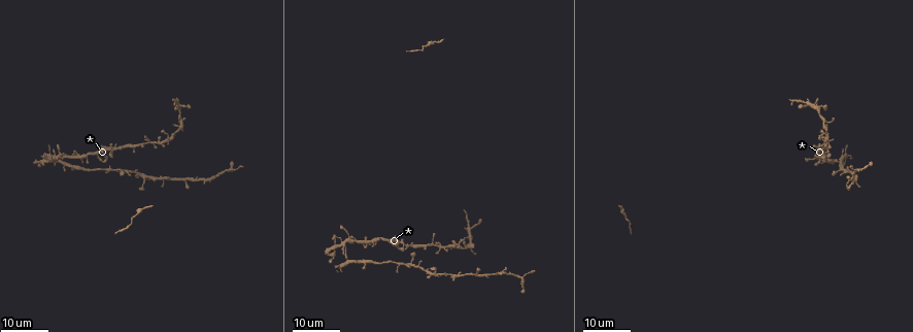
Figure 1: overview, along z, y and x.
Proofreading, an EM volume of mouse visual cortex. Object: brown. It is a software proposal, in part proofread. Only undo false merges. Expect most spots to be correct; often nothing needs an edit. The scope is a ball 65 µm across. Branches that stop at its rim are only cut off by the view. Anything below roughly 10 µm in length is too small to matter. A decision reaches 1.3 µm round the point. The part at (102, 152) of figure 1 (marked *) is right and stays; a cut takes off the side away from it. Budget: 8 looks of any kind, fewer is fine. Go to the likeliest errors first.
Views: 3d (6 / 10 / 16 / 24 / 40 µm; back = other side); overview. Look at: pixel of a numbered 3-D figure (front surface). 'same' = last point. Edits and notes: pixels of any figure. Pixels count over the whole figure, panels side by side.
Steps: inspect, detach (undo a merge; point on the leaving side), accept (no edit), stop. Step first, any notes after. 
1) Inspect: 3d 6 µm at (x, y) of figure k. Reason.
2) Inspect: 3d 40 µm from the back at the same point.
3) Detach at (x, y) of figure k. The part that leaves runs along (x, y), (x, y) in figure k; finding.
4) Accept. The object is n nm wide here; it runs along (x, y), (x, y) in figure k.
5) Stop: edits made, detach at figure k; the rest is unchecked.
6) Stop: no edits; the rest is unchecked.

Inspect: 3d 16 µm at (433, 243) of figure 1. Arms part here.

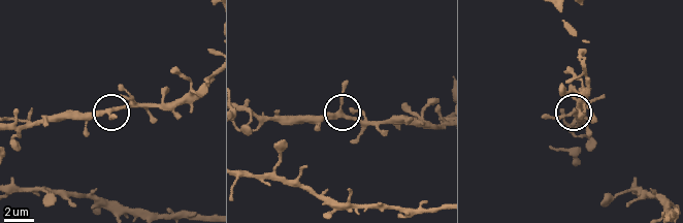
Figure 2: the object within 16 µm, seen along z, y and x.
Inspect: 3d 10 µm at (574, 112) of figure 2.

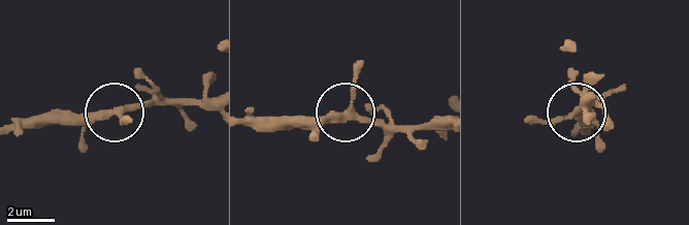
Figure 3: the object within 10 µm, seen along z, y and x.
Accept. 3 arms meet here; it runs along (249, 118), (332, 118), (350, 111), (413, 133) in figure 3; one neuron here.

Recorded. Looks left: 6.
Inspect: 3d 24 µm at (343, 244) of figure 1. Arms run side by side.

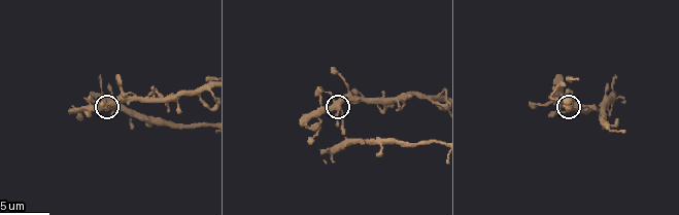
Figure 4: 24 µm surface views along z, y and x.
Inspect: 3d 10 µm at (339, 106) of figure 4.

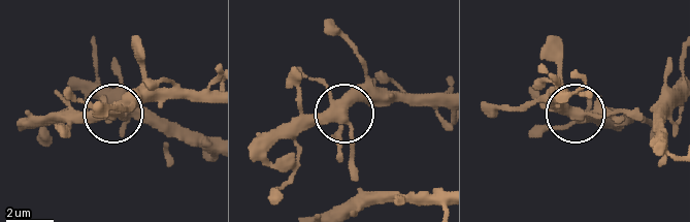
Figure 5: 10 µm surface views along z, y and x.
Inspect: 3d 6 µm at (570, 108) of figure 5.

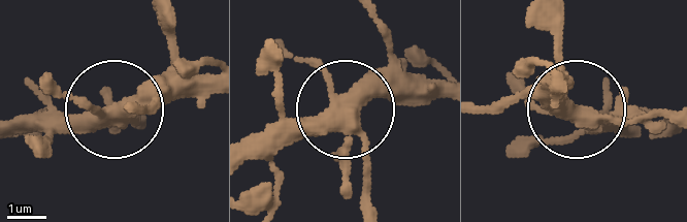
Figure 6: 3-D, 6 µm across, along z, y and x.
Accept. It runs along (559, 85), (618, 124), (667, 115) in figure 6; all the same neuron.

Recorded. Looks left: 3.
Inspect: 3d 24 µm at (505, 275) of figure 1. Calibre changes.

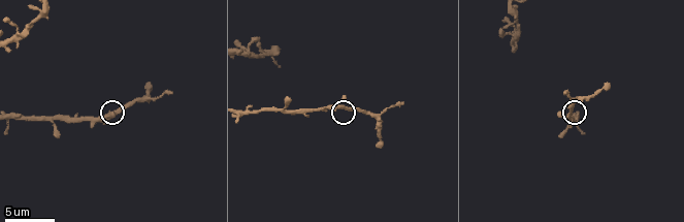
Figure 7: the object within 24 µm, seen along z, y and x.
Inspect: 3d 10 µm at (568, 116) of figure 7.

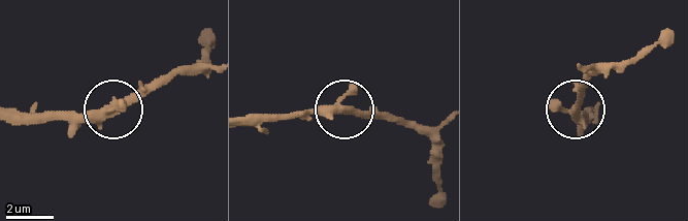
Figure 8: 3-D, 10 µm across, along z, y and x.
Accept. It runs along (251, 116), (333, 114), (352, 107), (391, 114) in figure 8; continuous, no second neuron.

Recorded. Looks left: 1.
Stop: no edits; the rest is unchecked.

